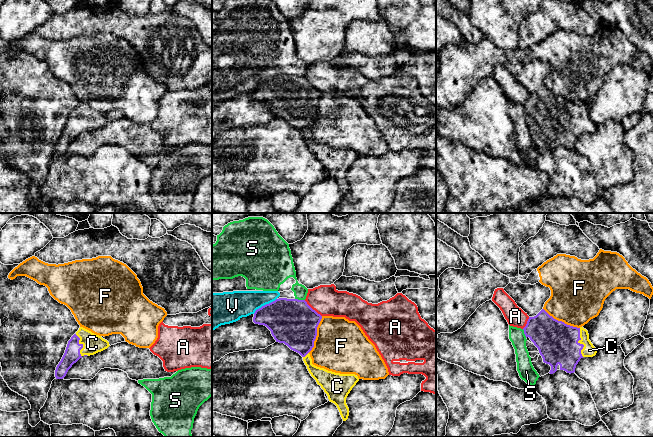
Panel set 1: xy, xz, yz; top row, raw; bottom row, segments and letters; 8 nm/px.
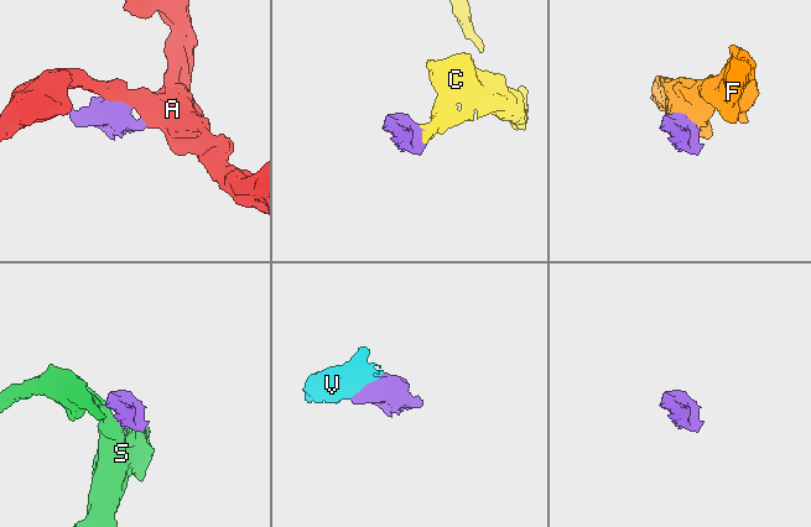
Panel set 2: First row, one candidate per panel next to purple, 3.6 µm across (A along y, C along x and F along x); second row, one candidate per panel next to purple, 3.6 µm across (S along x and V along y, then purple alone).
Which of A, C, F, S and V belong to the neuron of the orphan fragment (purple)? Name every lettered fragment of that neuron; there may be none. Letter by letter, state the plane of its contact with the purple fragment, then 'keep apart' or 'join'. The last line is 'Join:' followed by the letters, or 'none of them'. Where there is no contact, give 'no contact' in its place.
A: meets purple in xz; keep apart
C: meets purple in yz; join
F: meets purple in xz; keep apart
S: meets purple in xz; keep apart
V: meets purple in xz; keep apart
Join: C

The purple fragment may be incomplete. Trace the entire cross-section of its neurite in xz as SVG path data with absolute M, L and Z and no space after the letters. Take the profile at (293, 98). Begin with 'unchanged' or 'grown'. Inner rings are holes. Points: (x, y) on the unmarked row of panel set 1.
grown | M279 74L257 85L253 98L266 102L276 118L284 119L303 133L311 152L346 197L349 192L346 174L359 154L355 150L335 149L312 140L309 128L314 123L321 95L322 92L305 76Z

